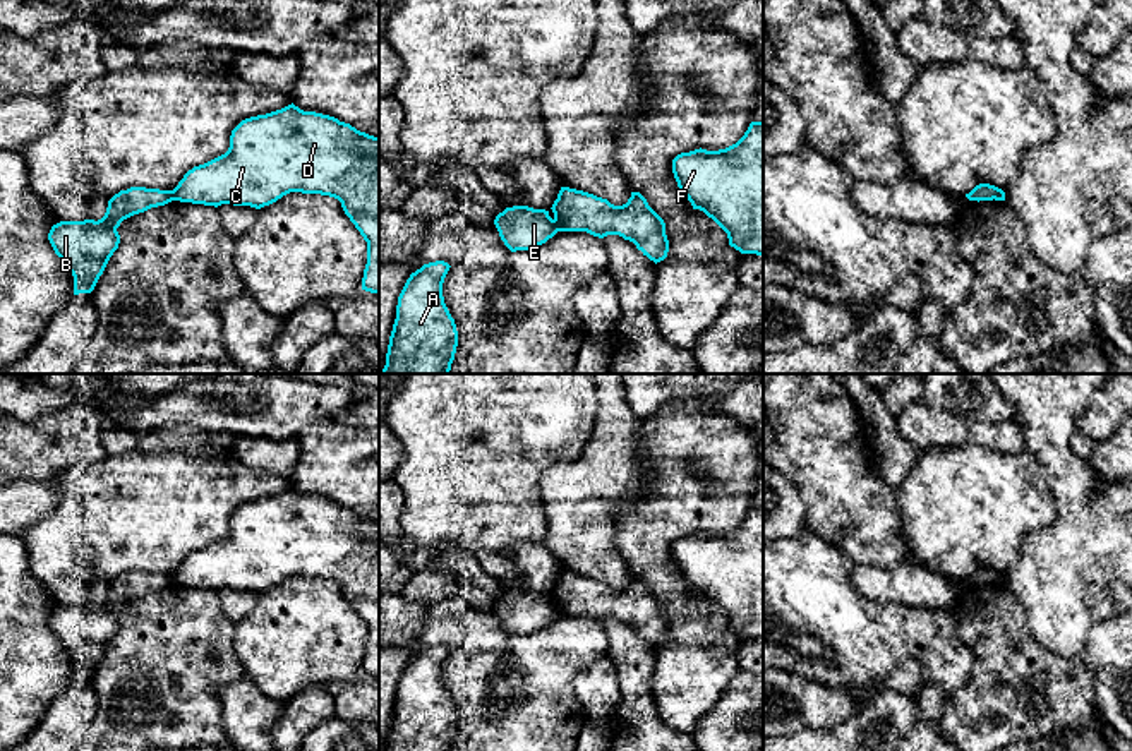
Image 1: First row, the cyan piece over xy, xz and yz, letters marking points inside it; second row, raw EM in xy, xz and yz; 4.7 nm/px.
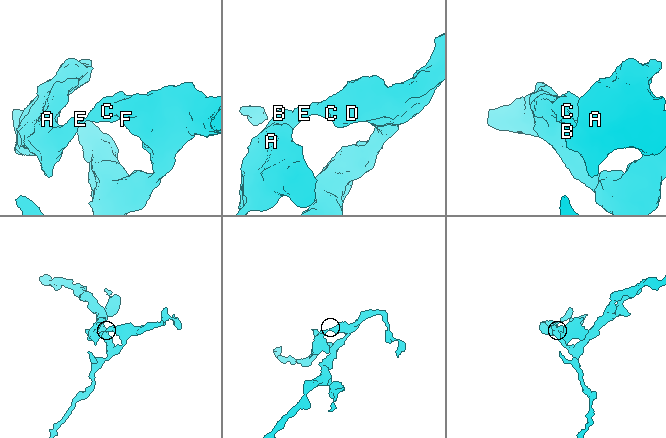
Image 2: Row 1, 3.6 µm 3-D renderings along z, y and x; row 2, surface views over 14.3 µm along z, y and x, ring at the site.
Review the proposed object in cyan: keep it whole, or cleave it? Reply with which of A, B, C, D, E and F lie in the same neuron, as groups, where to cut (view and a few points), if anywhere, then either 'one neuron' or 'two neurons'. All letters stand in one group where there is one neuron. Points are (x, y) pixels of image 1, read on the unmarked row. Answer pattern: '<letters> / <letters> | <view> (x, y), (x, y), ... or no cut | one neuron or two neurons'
A B E / C D F | xz (553, 604), (561, 614) | two neurons

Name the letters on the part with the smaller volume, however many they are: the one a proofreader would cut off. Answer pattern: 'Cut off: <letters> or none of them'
Cut off: A, B, E

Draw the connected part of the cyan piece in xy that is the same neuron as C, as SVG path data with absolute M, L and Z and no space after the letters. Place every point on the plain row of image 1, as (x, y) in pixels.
M293 487L242 504L225 538L189 554L172 574L180 586L250 590L261 593L290 576L321 578L341 586L345 598L367 626L362 674L379 679L379 521L334 501L304 496Z

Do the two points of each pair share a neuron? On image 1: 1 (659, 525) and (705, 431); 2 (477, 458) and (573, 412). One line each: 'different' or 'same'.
1: same
2: same

